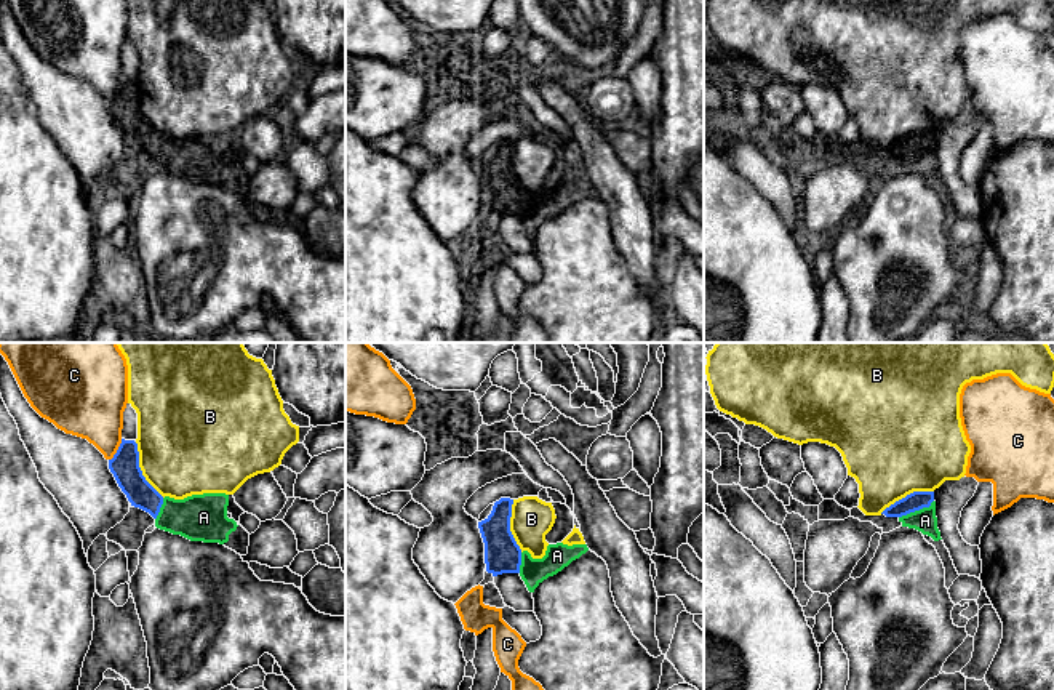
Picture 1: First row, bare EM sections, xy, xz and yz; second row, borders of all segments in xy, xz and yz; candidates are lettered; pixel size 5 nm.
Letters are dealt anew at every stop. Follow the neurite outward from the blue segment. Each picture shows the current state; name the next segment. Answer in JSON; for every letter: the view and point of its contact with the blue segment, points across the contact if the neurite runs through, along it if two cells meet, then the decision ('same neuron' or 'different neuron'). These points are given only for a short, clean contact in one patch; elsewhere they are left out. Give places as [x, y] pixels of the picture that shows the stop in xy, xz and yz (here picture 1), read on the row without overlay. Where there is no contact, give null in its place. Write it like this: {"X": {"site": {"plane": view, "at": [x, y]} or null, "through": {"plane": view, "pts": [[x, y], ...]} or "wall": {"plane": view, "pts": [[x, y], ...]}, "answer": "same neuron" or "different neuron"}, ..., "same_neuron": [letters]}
{"A": {"site": {"plane": "yz", "at": [917, 151]}, "through": {"plane": "yz", "pts": [[917, 141], [917, 151], [925, 162]]}, "answer": "same neuron"}, "B": {"site": {"plane": "xy", "at": [139, 111]}, "answer": "different neuron"}, "C": {"site": {"plane": "xy", "at": [117, 92]}, "answer": "different neuron"}, "same_neuron": ["A"]}

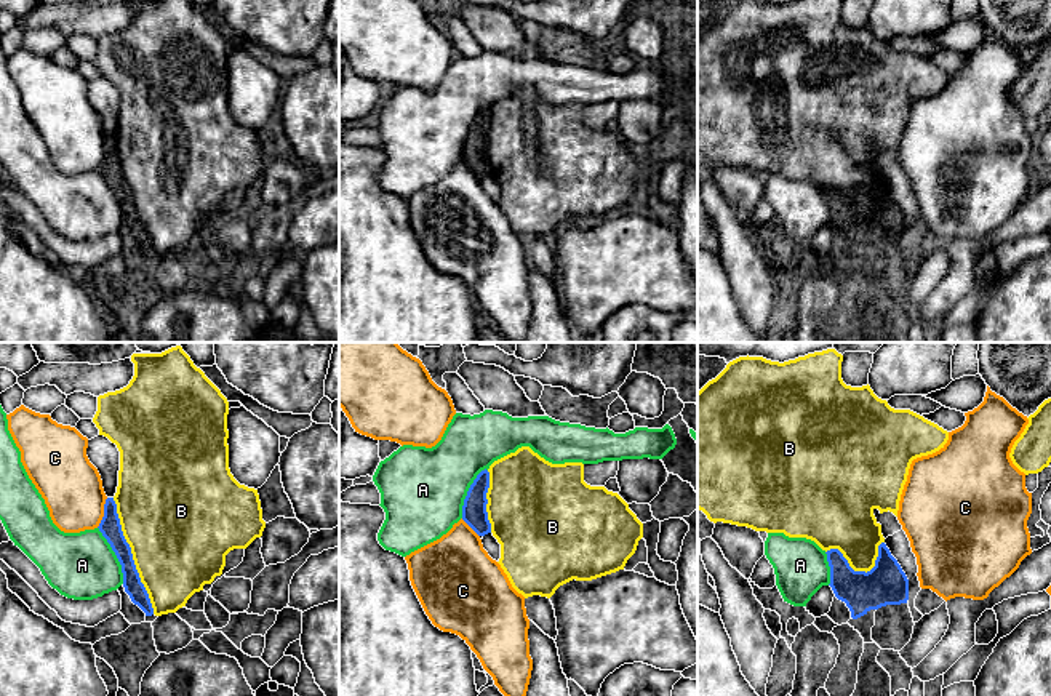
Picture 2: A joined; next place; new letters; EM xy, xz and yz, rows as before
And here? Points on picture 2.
{"A": {"site": {"plane": "xy", "at": [115, 196]}, "answer": "different neuron"}, "B": {"site": {"plane": "xy", "at": [131, 197]}, "answer": "different neuron"}, "C": {"site": {"plane": "xy", "at": [104, 154]}, "answer": "different neuron"}, "same_neuron": []}

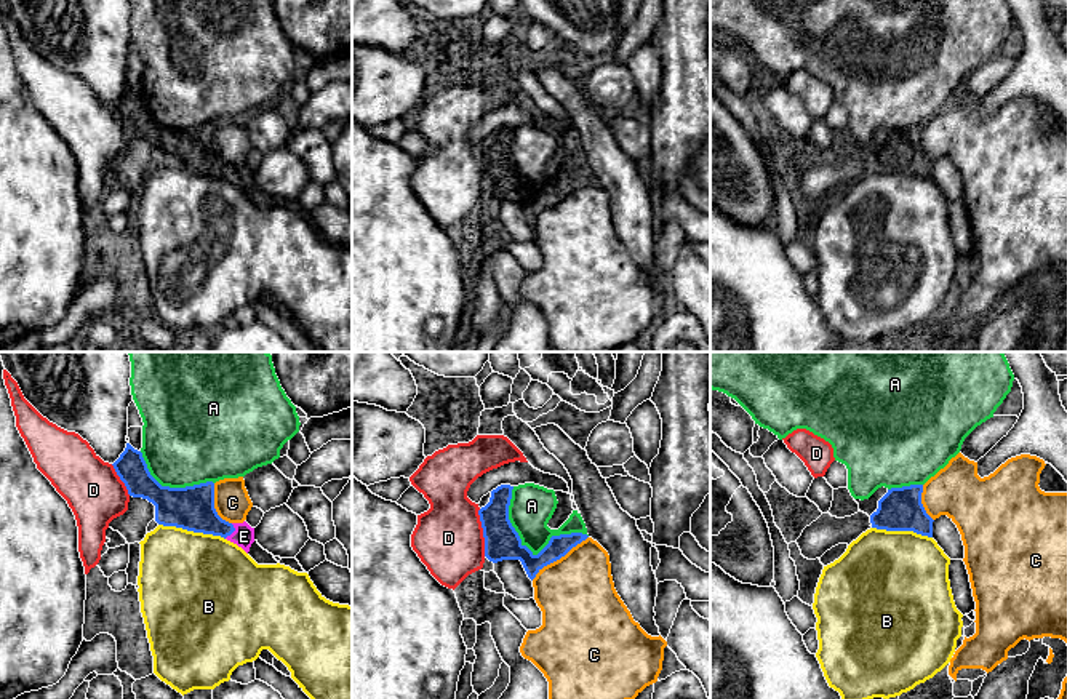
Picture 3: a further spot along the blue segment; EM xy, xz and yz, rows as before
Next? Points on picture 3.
{"A": {"site": {"plane": "xz", "at": [527, 189]}, "answer": "different neuron"}, "B": {"site": {"plane": "xy", "at": [192, 171]}, "wall": {"plane": "xy", "pts": [[159, 165], [219, 176], [224, 181]]}, "answer": "different neuron"}, "C": {"site": {"plane": "xz", "at": [559, 200]}, "wall": {"plane": "xz", "pts": [[587, 178], [547, 205], [531, 221]]}, "answer": "different neuron"}, "D": {"site": {"plane": "xz", "at": [483, 175]}, "answer": "different neuron"}, "E": {"site": {"plane": "xy", "at": [232, 173]}, "through": {"plane": "xy", "pts": [[192, 149], [208, 163], [232, 173], [243, 178]]}, "answer": "same neuron"}, "same_neuron": ["E"]}

